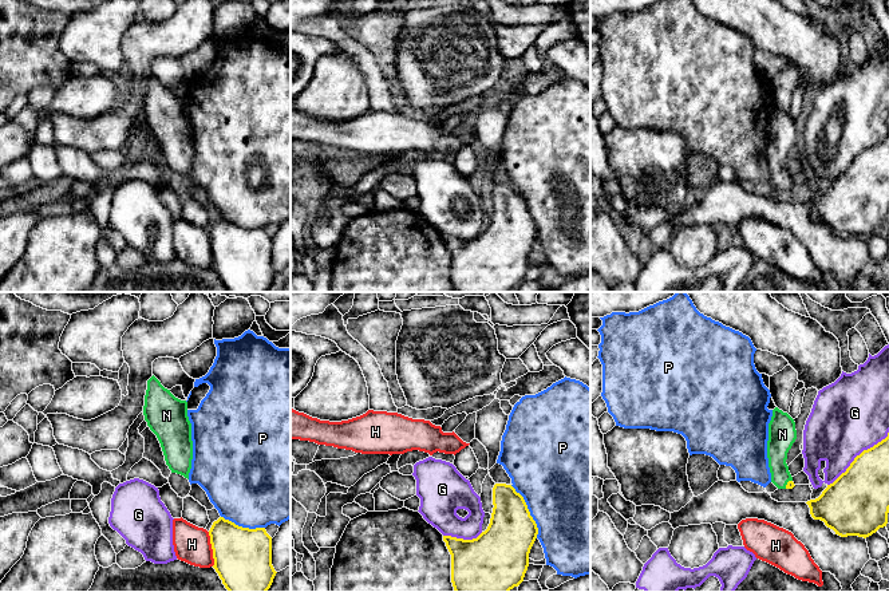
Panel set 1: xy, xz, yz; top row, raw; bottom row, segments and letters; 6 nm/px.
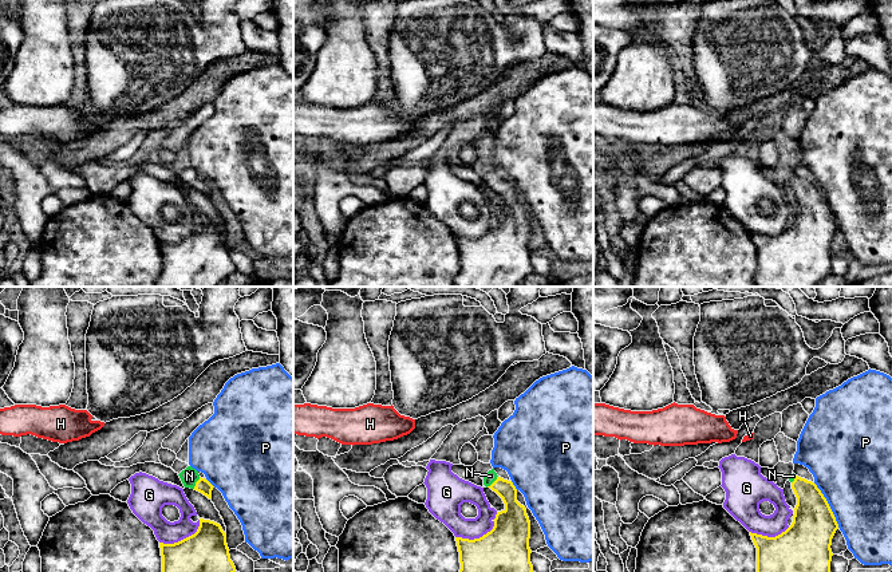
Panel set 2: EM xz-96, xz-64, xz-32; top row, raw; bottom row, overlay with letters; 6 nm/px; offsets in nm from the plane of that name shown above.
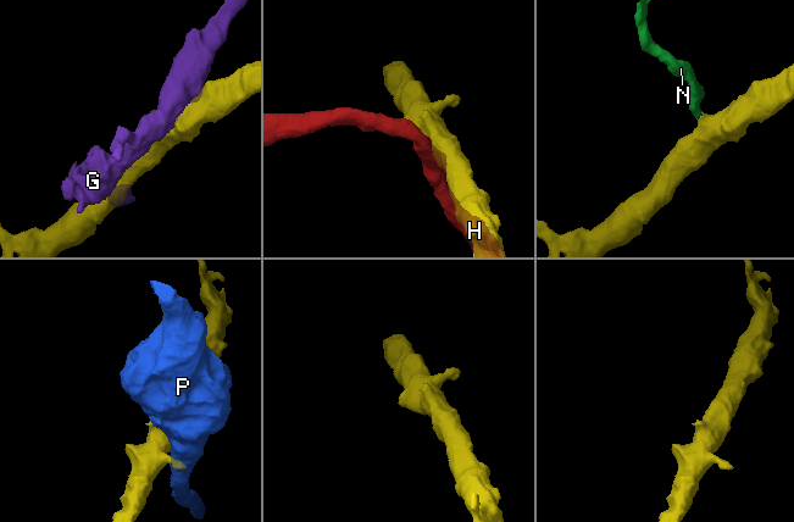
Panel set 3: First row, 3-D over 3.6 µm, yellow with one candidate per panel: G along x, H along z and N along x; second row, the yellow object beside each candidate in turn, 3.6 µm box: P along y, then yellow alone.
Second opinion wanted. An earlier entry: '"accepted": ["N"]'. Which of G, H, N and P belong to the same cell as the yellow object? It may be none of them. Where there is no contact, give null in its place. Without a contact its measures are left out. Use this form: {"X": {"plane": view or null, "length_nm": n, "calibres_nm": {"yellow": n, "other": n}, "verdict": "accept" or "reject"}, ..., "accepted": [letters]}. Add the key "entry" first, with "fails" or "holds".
{"entry": "holds", "G": {"plane": "yz", "length_nm": 480, "calibres_nm": {"yellow": 360, "other": 440}, "verdict": "reject"}, "H": {"plane": "xy", "length_nm": 220, "calibres_nm": {"yellow": 360, "other": 220}, "verdict": "reject"}, "N": {"plane": "yz", "length_nm": 70, "calibres_nm": {"yellow": 50, "other": 140}, "verdict": "accept"}, "P": {"plane": "xz", "length_nm": 360, "calibres_nm": {"yellow": 300, "other": 500}, "verdict": "reject"}, "accepted": ["N"]}

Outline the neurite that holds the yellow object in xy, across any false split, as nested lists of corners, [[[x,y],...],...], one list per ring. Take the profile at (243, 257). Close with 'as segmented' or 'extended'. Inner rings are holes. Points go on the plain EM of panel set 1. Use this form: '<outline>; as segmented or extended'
[[[220,217],[210,230],[214,265],[229,292],[266,292],[276,276],[272,237],[265,228],[242,228]]]; as segmented

